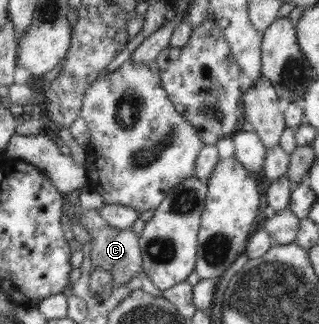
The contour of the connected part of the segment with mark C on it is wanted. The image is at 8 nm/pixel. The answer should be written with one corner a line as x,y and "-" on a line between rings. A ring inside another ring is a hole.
98,210
82,211
77,218
77,223
86,227
90,233
90,260
91,270
101,268
111,274
113,288
127,284
136,277
142,270
142,257
140,252
140,234
132,229
116,229
106,223
100,216

